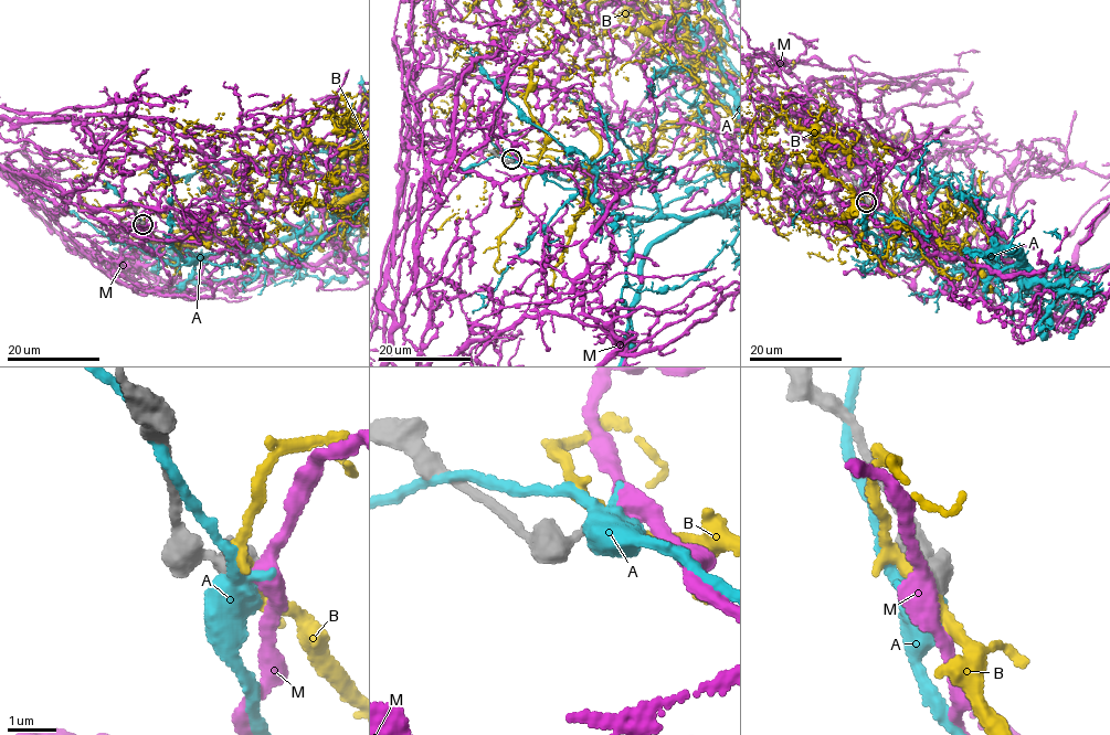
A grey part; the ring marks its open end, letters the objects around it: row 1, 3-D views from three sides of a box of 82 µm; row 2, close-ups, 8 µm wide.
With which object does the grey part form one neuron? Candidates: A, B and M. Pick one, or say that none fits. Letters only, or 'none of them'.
M

